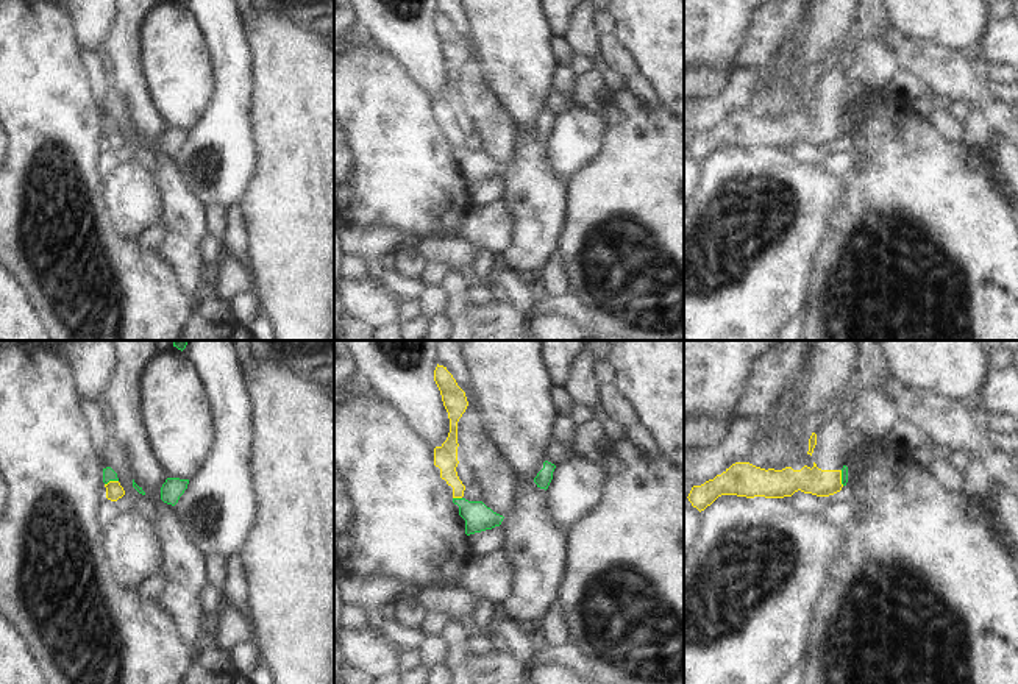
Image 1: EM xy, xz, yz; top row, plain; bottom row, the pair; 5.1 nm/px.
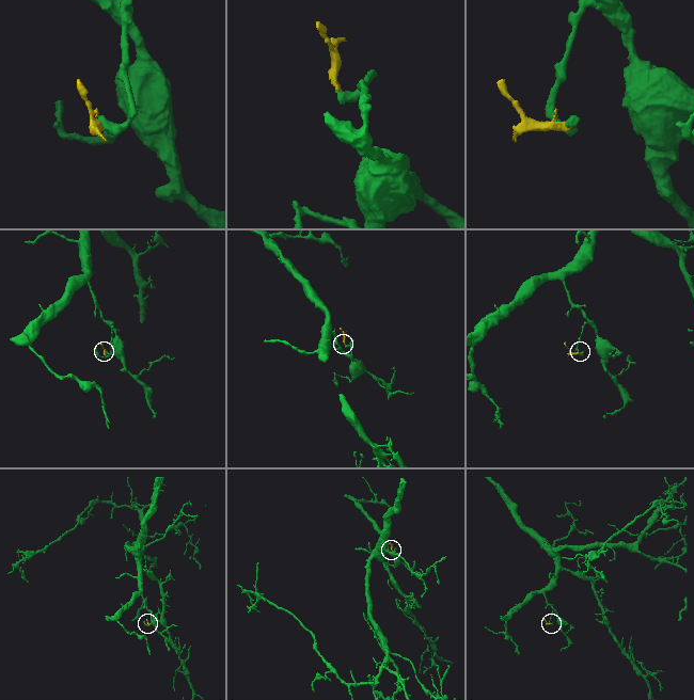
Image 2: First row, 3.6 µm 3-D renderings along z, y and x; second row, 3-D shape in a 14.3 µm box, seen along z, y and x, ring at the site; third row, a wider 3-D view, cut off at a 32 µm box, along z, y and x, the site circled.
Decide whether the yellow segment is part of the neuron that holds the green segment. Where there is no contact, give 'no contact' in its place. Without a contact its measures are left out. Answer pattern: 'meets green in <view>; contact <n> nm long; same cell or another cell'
meets green in xy; contact 80 nm long; another cell

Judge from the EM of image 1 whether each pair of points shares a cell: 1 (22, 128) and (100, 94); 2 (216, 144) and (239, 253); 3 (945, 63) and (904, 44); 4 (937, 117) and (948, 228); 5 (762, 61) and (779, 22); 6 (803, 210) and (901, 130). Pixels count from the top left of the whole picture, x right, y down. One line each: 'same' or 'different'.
1: different
2: different
3: same
4: different
5: same
6: different

